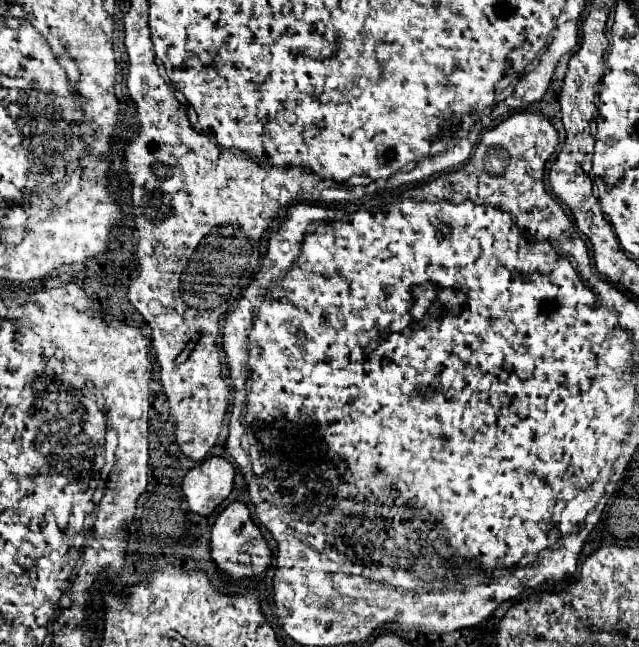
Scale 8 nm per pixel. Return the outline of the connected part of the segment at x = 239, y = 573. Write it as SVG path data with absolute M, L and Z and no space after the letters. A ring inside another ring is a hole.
M241 502L229 504L215 520L213 530L211 530L211 560L217 564L217 570L229 580L229 582L239 582L243 578L255 578L261 572L267 570L271 562L271 552L267 546L267 540L263 538L263 532L255 526L255 522L249 516L249 508ZM247 542L255 542L253 546L245 546Z

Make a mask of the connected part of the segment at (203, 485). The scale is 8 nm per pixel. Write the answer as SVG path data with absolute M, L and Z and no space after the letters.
M223 456L207 458L203 464L189 470L183 480L183 492L191 512L209 516L219 504L227 500L233 490L235 468Z

